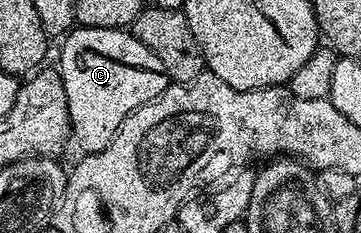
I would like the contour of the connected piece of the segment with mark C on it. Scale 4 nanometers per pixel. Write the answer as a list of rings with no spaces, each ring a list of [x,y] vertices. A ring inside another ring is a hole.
[[[80,28],[71,29],[62,37],[63,49],[59,52],[57,71],[65,86],[65,98],[69,106],[71,119],[71,136],[83,147],[84,153],[100,152],[113,142],[121,122],[133,114],[141,106],[145,106],[153,98],[157,98],[167,88],[169,83],[165,66],[161,66],[161,58],[149,50],[131,35],[130,31],[122,28]]]

